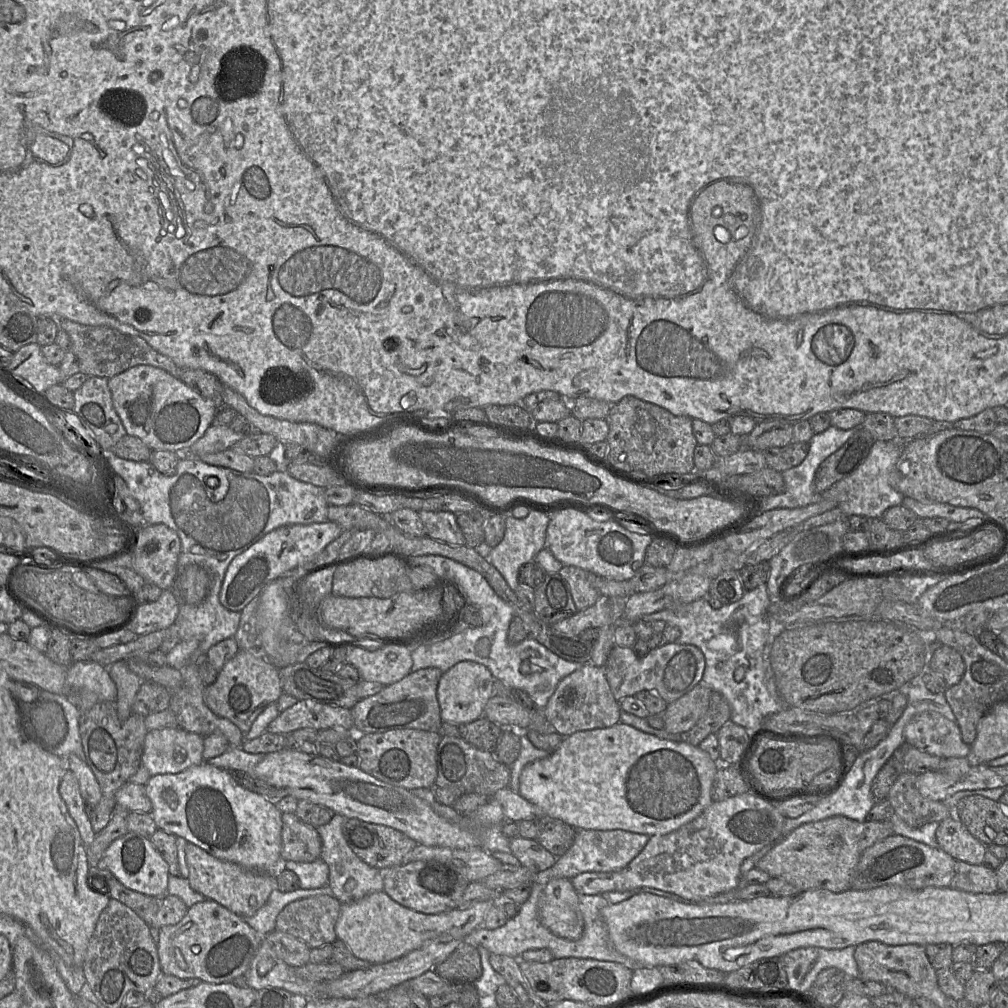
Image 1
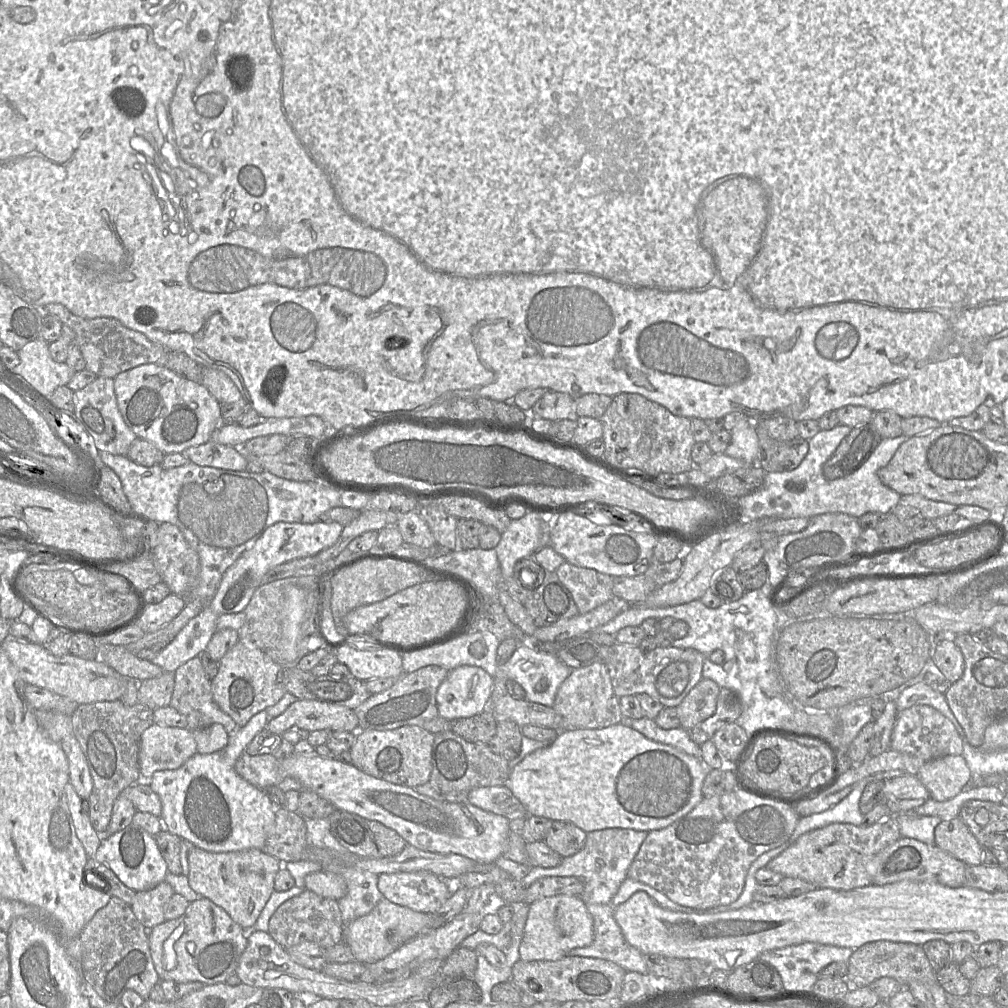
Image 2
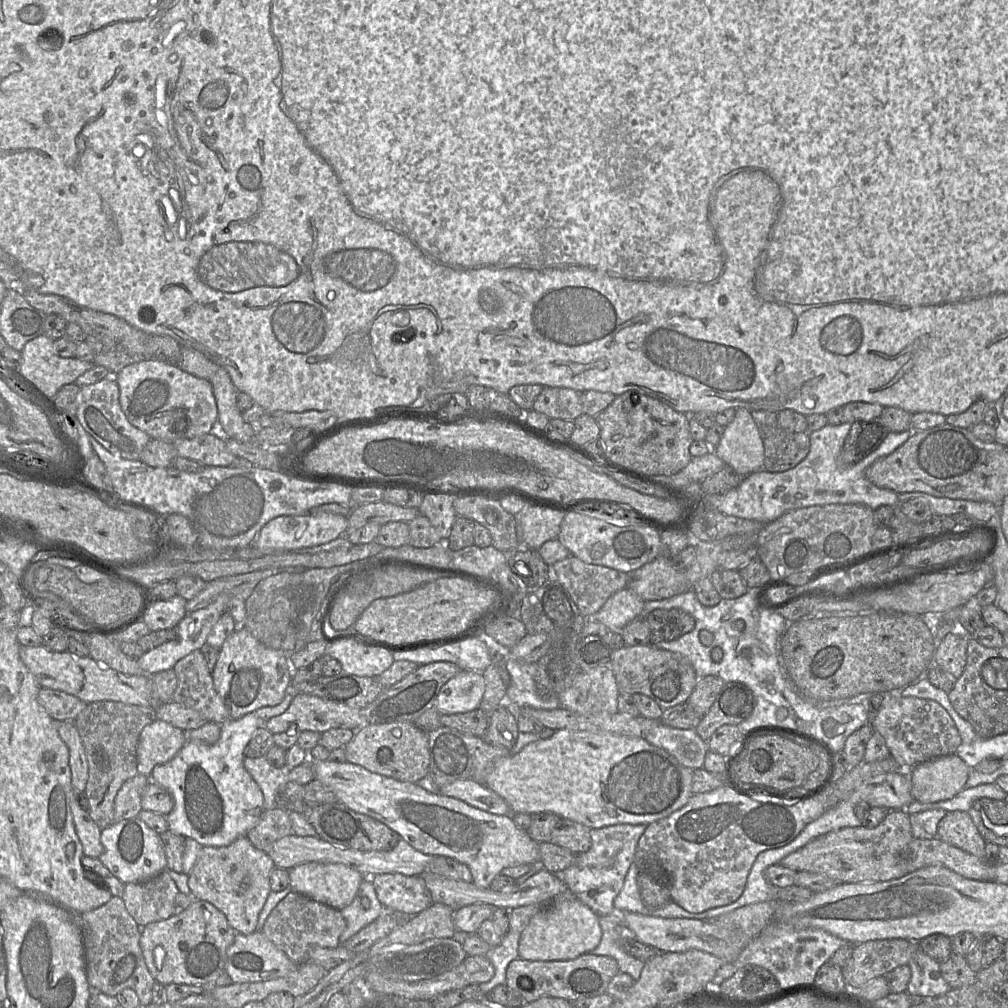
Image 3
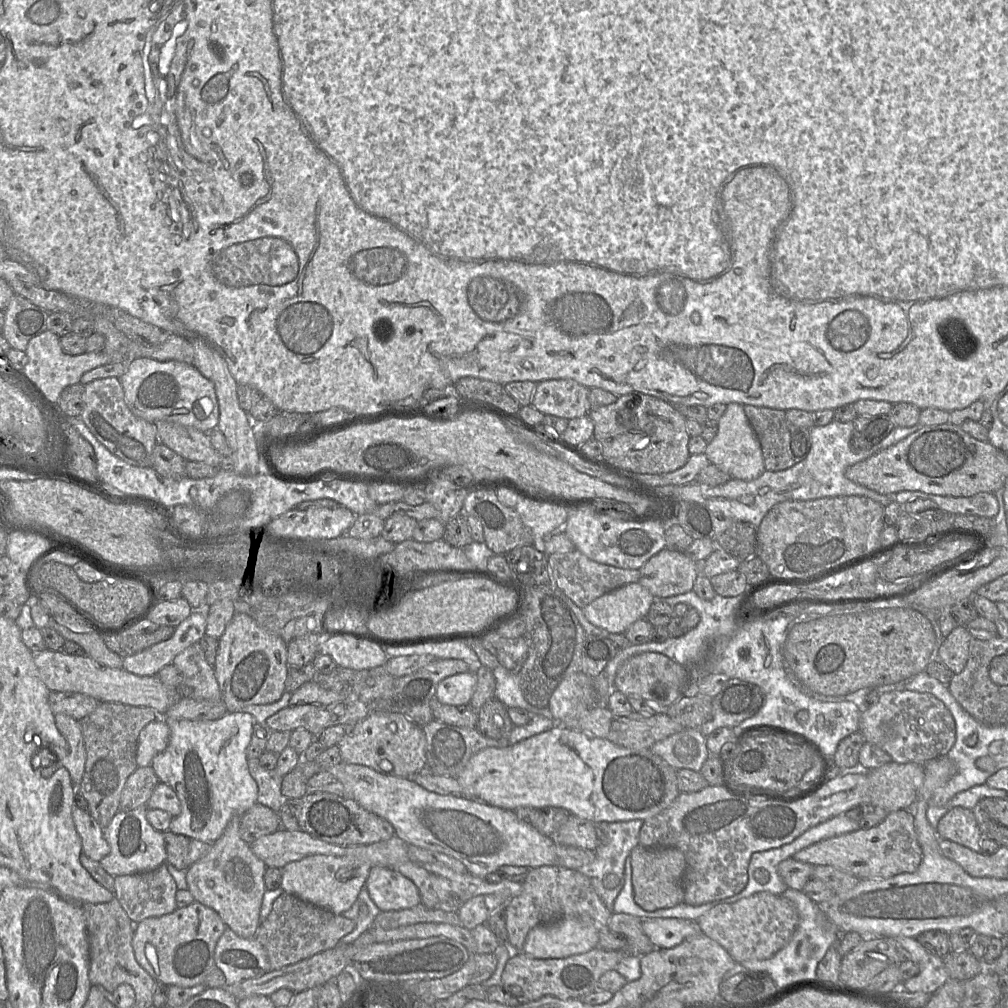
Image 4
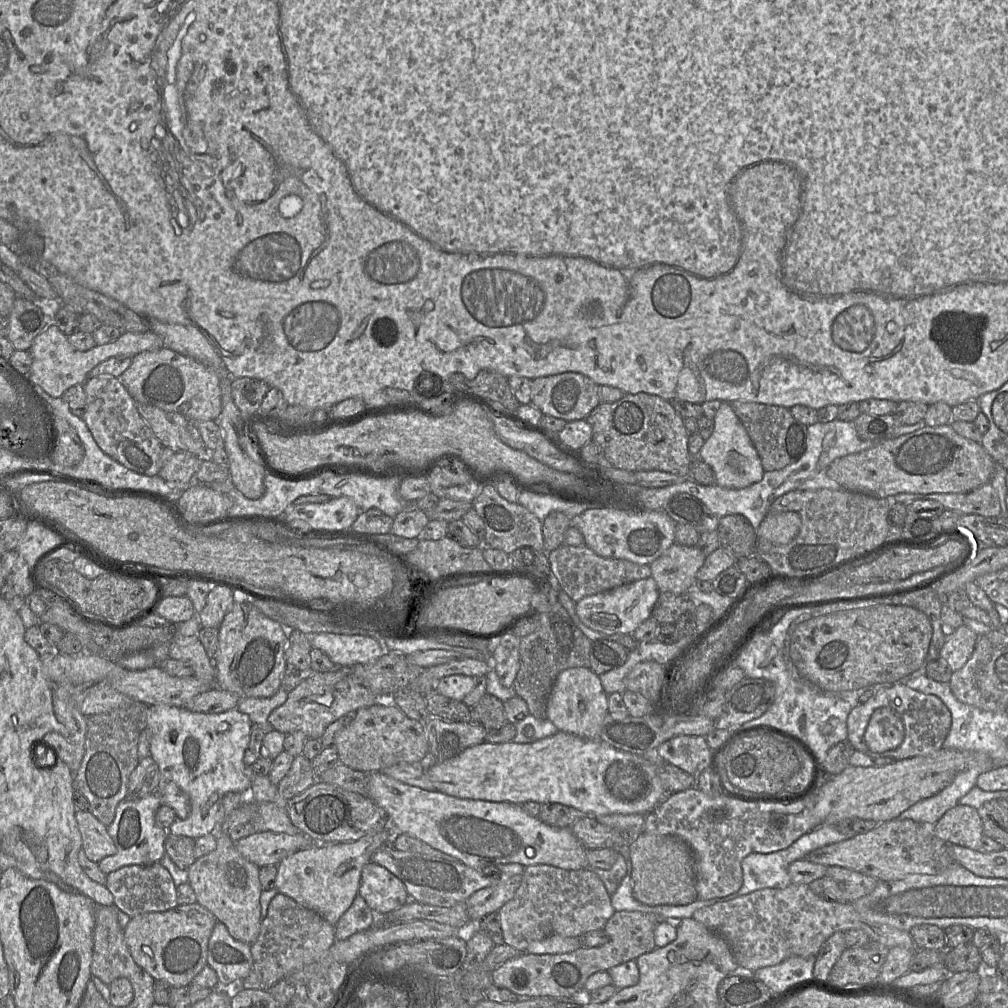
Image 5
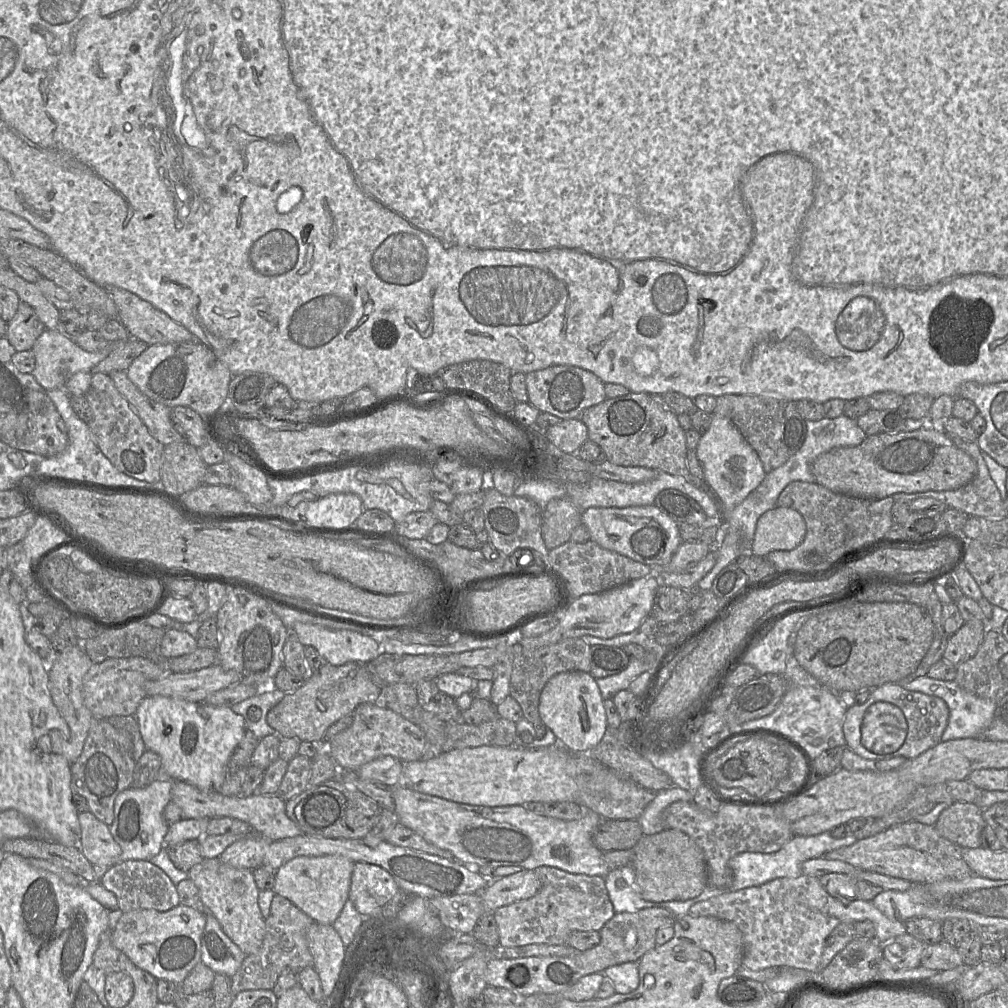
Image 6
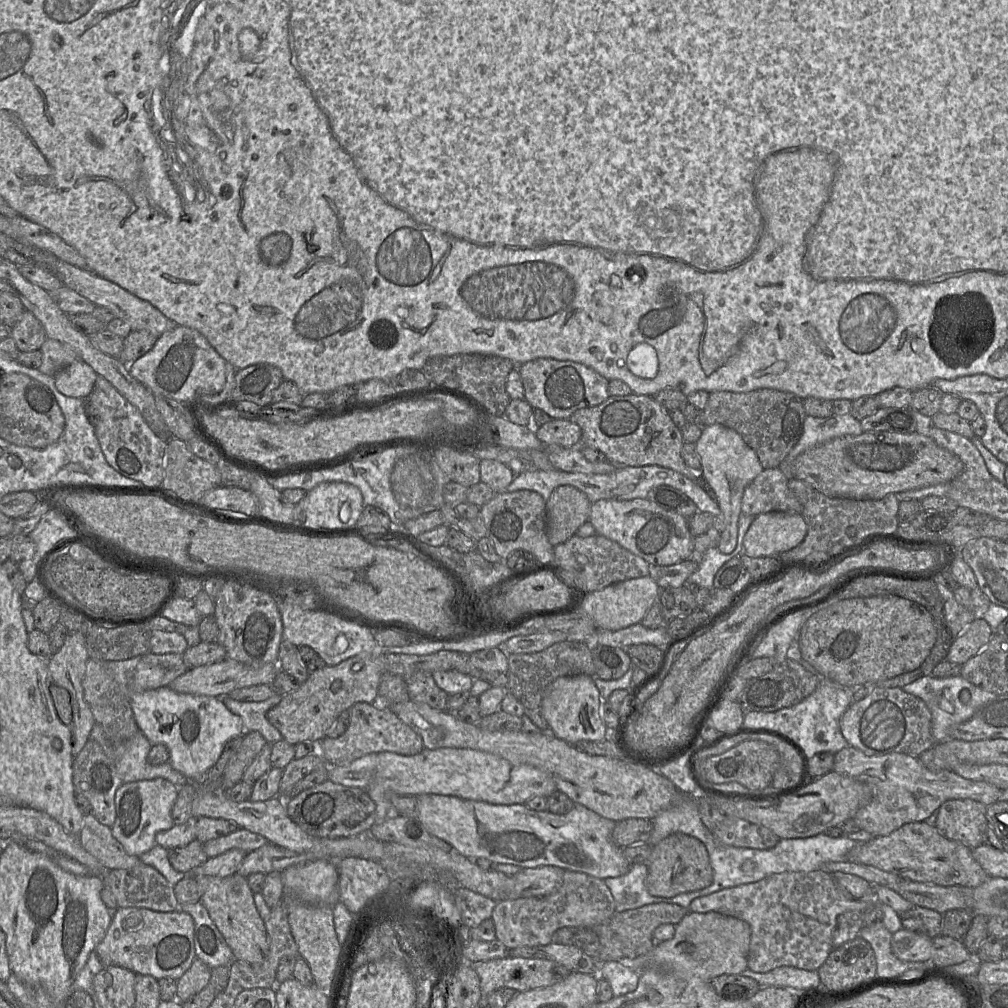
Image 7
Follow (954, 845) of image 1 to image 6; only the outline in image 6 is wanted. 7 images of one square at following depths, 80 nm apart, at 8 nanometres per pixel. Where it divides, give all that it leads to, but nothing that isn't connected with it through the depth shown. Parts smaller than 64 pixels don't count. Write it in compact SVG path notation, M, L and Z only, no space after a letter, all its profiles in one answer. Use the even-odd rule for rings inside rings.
M972 802L951 803L934 826L941 836L960 847L978 848L986 826L983 808Z

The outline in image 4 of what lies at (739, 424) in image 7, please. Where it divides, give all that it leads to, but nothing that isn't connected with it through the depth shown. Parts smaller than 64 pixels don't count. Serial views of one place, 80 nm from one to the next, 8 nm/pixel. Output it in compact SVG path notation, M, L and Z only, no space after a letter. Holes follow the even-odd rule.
M743 405L743 409L760 443L767 471L788 469L807 456L810 450L809 429L790 423L785 416L785 411L752 405Z

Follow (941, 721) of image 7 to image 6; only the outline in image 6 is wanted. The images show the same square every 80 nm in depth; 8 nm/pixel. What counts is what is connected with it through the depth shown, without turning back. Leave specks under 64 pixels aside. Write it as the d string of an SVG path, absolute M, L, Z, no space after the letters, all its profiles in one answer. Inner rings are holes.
M921 676L905 687L911 691L922 692L927 695L937 696L943 699L949 708L949 720L941 737L942 742L961 738L979 738L992 722L997 702L991 699L980 698L963 690L955 680L943 681L926 676Z

